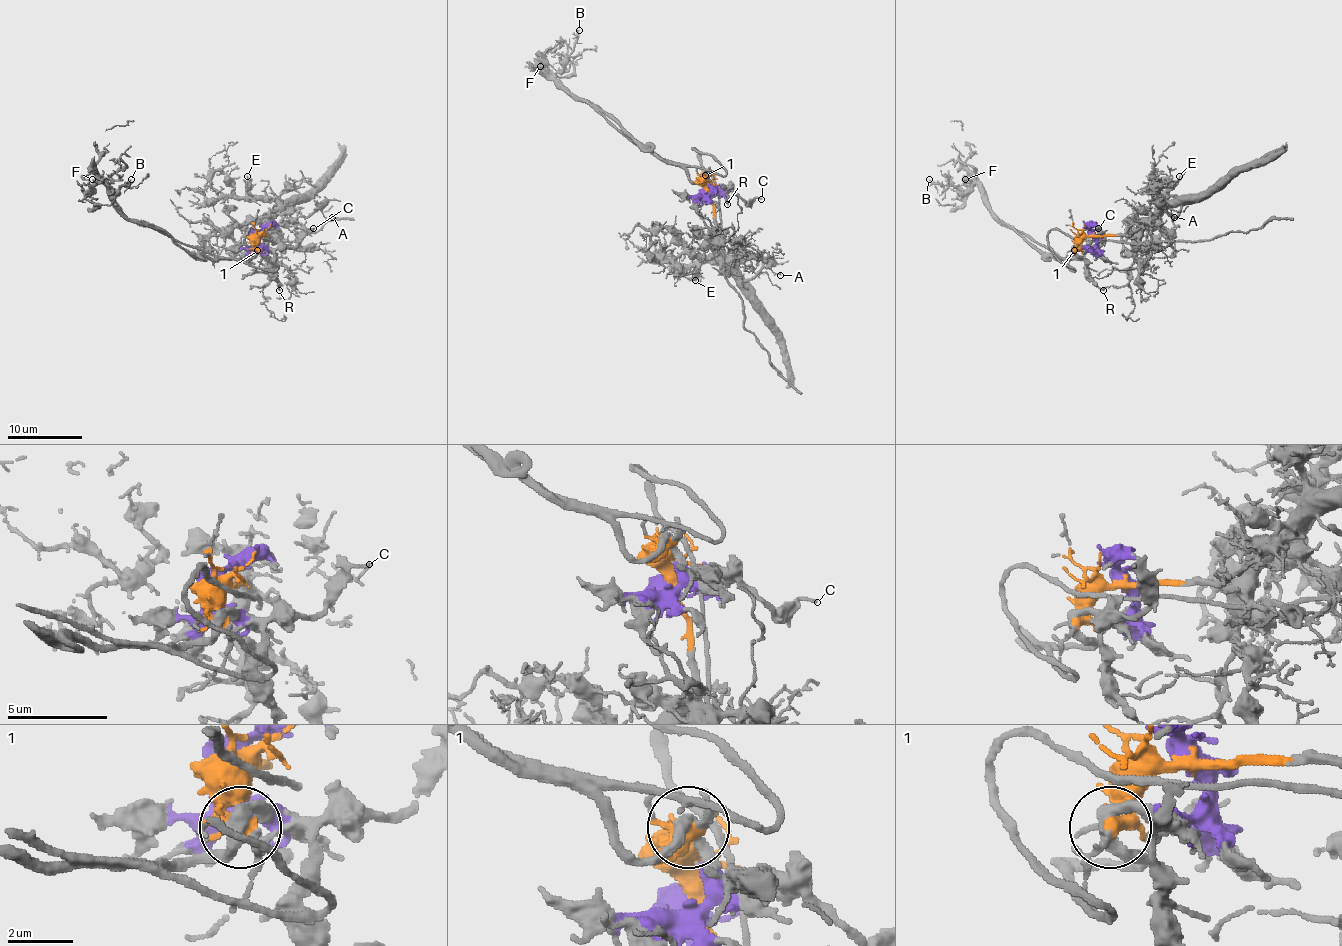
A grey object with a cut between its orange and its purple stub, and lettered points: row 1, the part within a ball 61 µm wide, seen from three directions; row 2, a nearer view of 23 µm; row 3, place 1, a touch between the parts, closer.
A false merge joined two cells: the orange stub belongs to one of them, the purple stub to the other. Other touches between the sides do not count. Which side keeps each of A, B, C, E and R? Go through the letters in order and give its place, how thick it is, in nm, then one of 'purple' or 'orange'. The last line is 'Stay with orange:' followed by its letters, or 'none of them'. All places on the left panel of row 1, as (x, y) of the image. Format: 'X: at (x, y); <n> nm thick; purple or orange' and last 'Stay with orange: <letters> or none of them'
A: at (332, 217); 110 nm thick; orange
B: at (131, 179); 90 nm thick; purple
C: at (313, 228); 140 nm thick; purple
E: at (247, 176); 200 nm thick; orange
R: at (279, 290); 140 nm thick; purple
Stay with orange: A, E

